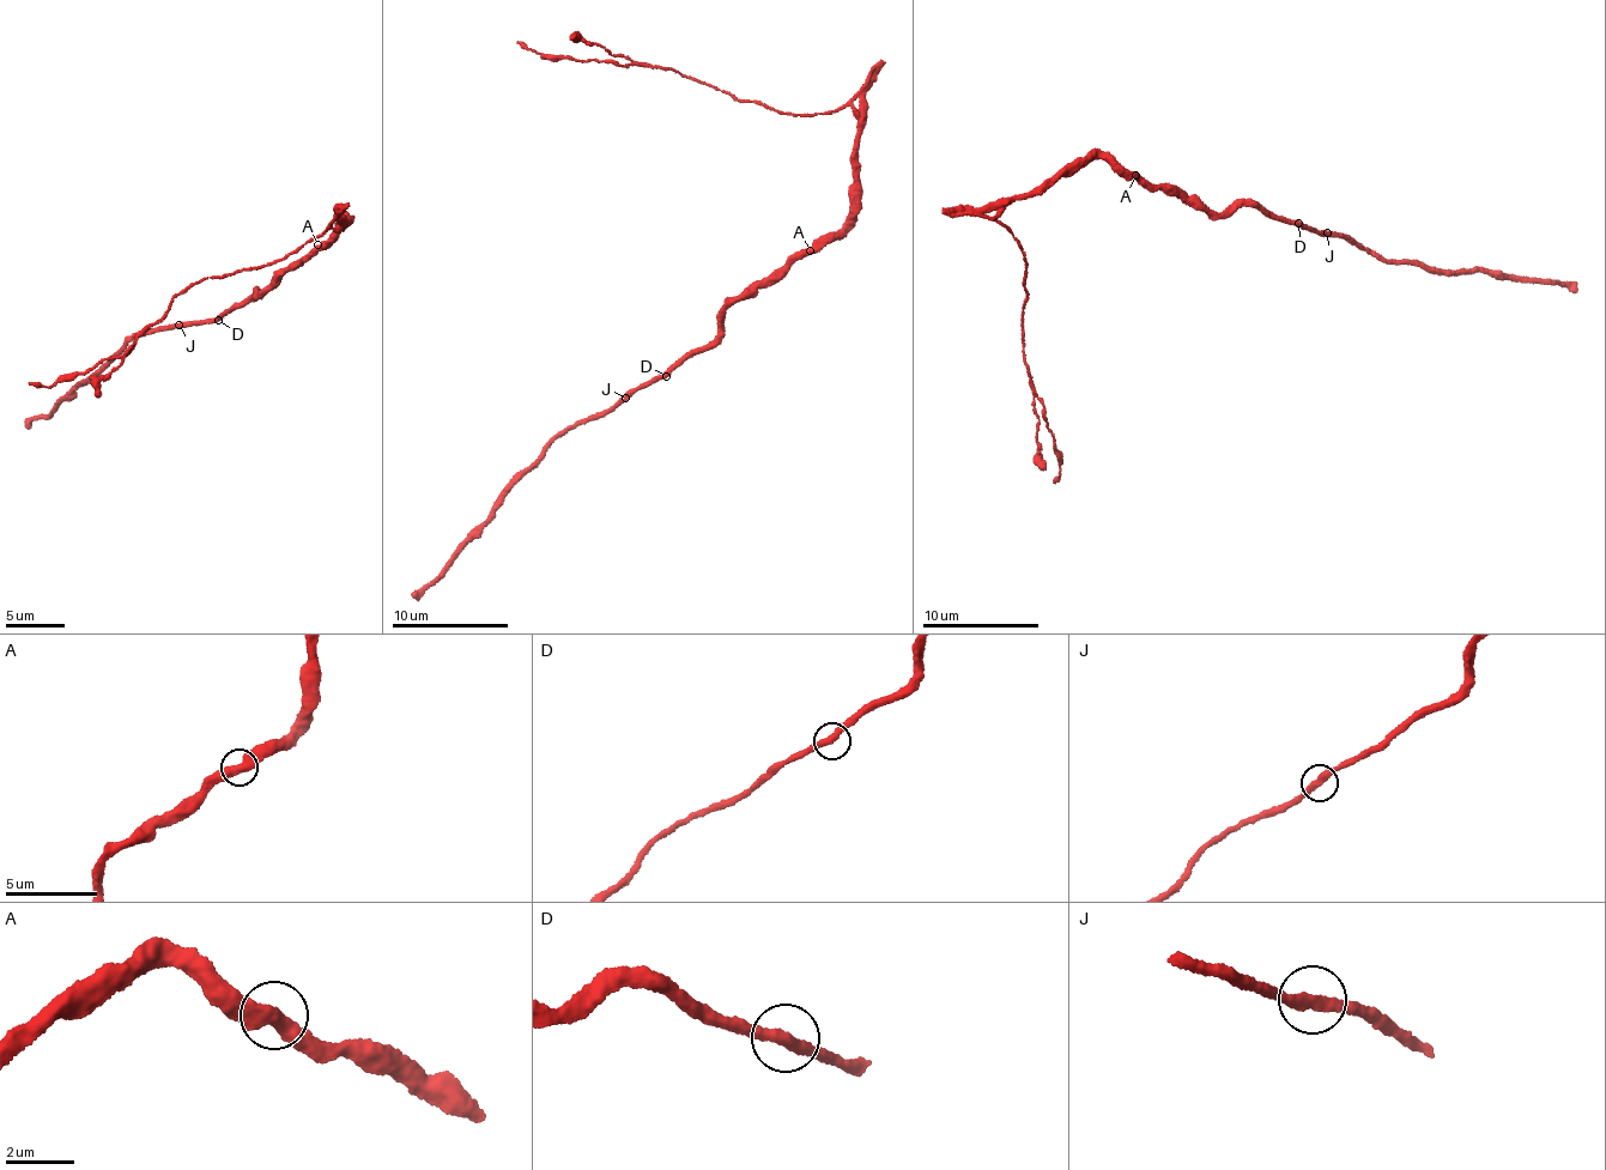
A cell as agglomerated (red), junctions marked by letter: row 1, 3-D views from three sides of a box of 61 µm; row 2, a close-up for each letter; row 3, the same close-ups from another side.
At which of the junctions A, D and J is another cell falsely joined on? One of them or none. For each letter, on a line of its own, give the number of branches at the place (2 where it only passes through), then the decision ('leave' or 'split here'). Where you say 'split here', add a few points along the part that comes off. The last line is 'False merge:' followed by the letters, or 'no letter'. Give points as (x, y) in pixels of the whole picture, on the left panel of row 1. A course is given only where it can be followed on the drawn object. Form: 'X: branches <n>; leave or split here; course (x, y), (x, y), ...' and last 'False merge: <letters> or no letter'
A: branches 2; leave
D: branches 2; leave
J: branches 2; split here; course (180, 326), (125, 343), (49, 416), (28, 420)
False merge: J

